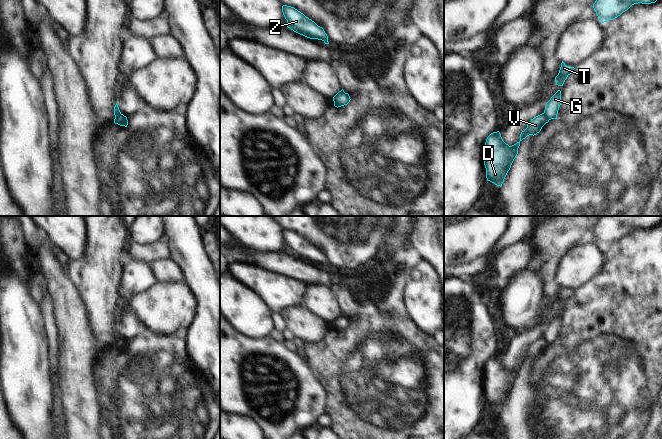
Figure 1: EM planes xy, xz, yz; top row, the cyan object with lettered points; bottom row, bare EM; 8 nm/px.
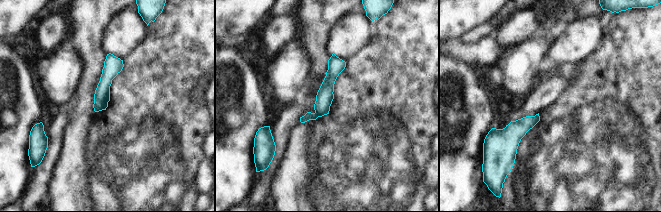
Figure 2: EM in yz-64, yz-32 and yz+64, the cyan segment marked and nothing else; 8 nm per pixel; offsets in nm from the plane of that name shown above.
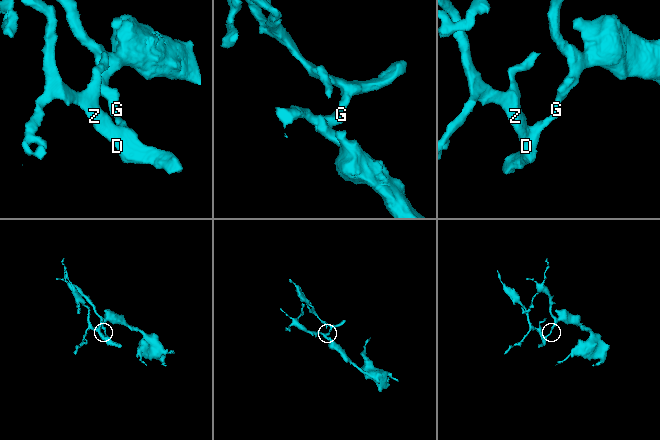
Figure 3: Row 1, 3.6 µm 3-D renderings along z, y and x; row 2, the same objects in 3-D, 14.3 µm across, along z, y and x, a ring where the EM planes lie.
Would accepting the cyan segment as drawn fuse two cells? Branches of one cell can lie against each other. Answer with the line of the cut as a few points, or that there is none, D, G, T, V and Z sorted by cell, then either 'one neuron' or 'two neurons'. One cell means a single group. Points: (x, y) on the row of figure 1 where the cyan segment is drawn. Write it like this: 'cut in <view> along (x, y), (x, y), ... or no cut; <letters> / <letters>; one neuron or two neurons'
cut in yz along (543, 113), (549, 119); D V Z / G T; two neurons

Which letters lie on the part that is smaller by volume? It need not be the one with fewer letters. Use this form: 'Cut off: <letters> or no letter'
Cut off: D, V, Z

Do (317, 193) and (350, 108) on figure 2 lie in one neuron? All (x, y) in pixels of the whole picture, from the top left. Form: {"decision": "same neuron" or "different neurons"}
{"decision": "same neuron"}

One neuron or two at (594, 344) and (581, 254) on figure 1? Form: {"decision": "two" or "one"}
{"decision": "two"}

